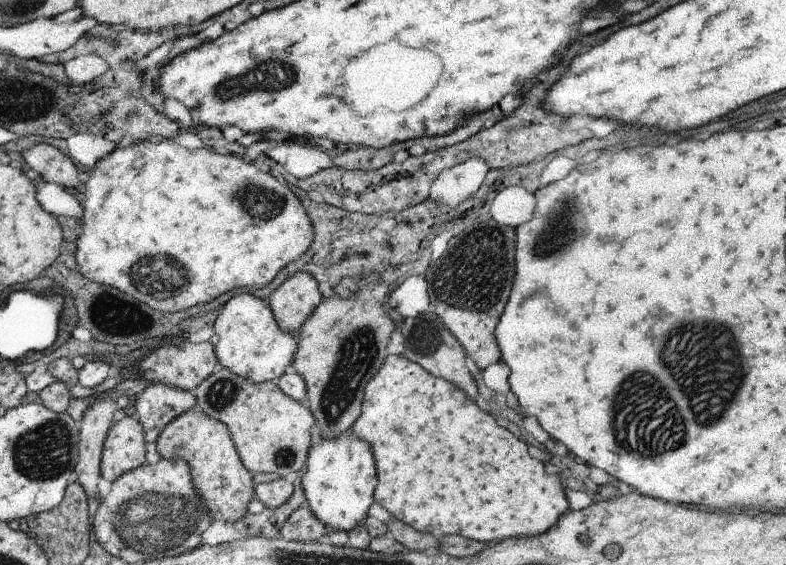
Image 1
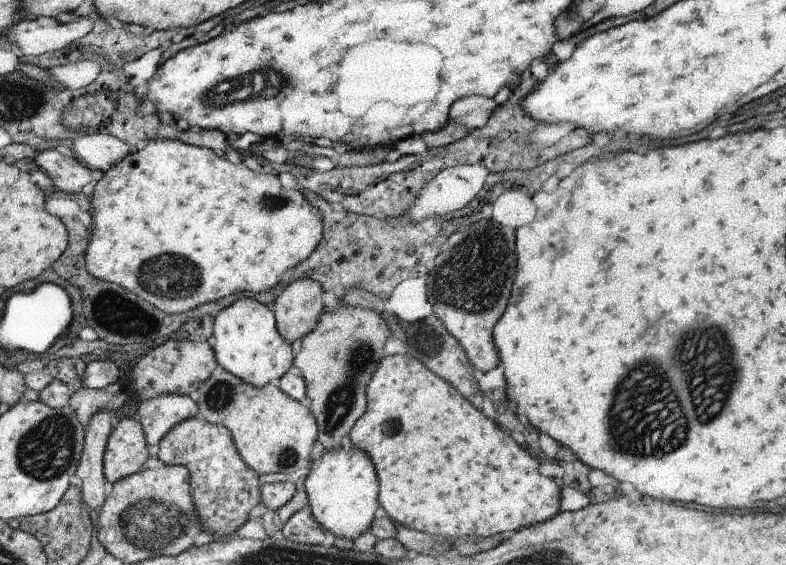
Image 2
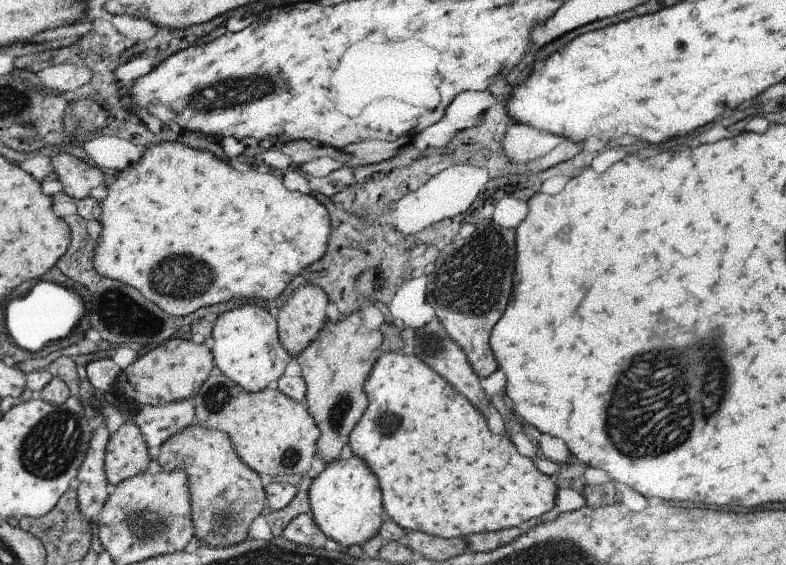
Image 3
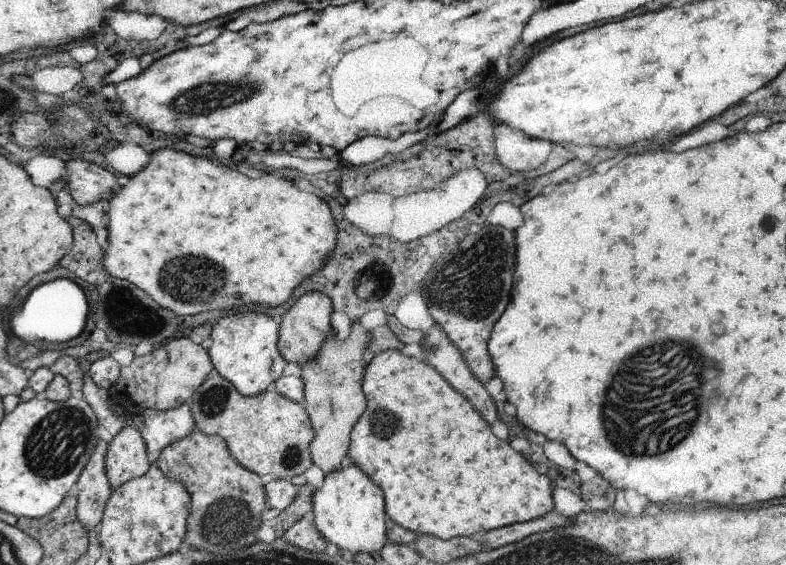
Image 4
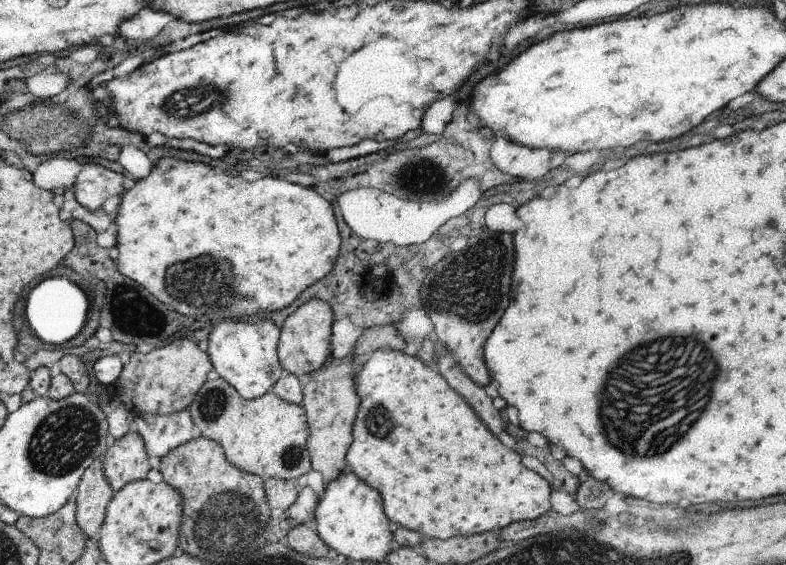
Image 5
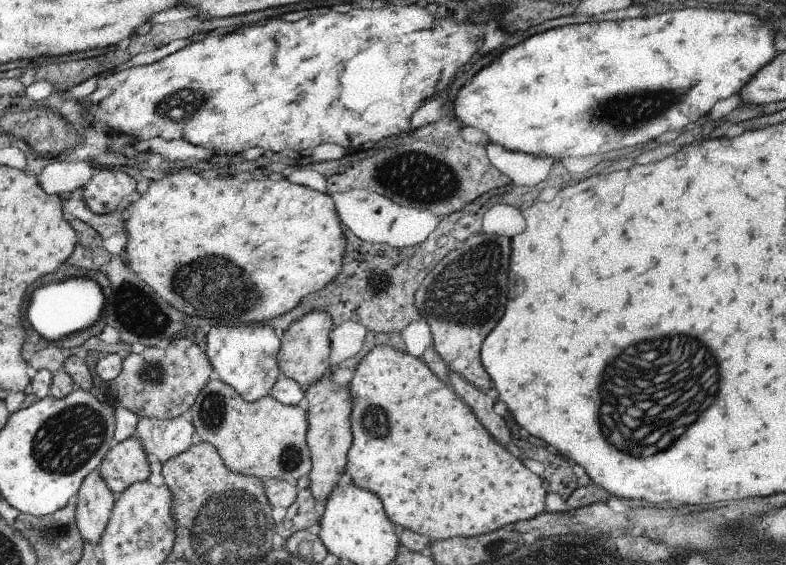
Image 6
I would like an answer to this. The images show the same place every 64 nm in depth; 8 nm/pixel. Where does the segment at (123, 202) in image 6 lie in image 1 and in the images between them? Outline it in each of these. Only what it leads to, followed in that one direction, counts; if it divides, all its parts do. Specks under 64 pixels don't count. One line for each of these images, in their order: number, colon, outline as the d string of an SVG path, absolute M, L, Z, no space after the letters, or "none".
1: M33 144L27 150L19 152L23 162L39 174L39 178L47 184L59 184L59 186L73 186L81 184L77 180L77 170L73 166L73 160L59 152L55 146L49 144Z
2: M43 150L31 158L37 164L37 170L41 170L57 188L57 192L81 192L85 184L95 180L95 172L91 172L85 164L77 162L75 158L61 156L55 150Z
3: M55 154L49 158L49 164L53 168L55 180L61 184L61 192L67 194L71 200L83 200L89 198L87 192L99 184L107 182L107 176L99 170L87 164L77 154Z
4: M67 160L65 164L67 170L67 190L71 194L71 198L81 204L81 206L89 206L99 202L101 192L105 190L115 190L121 182L121 178L117 178L115 174L103 170L101 166L97 166L95 162L87 160Z
5: M81 164L81 170L73 182L75 200L95 212L95 210L107 210L127 188L127 178L119 172L111 172L101 168L99 164Z

